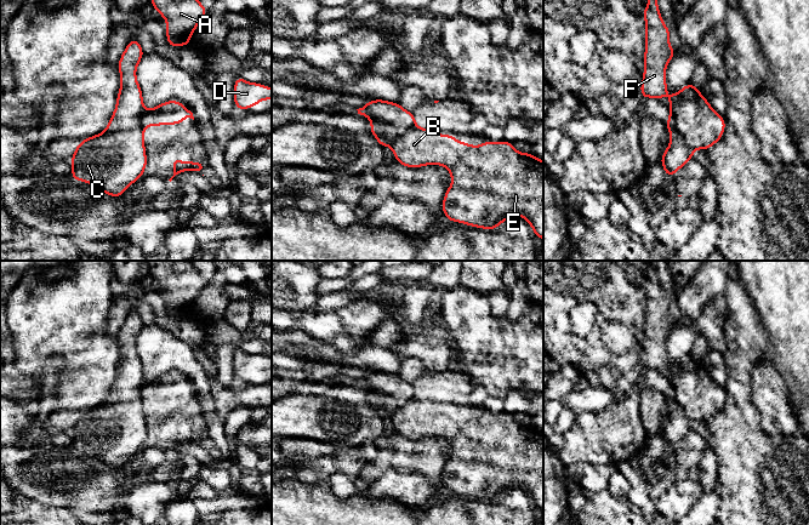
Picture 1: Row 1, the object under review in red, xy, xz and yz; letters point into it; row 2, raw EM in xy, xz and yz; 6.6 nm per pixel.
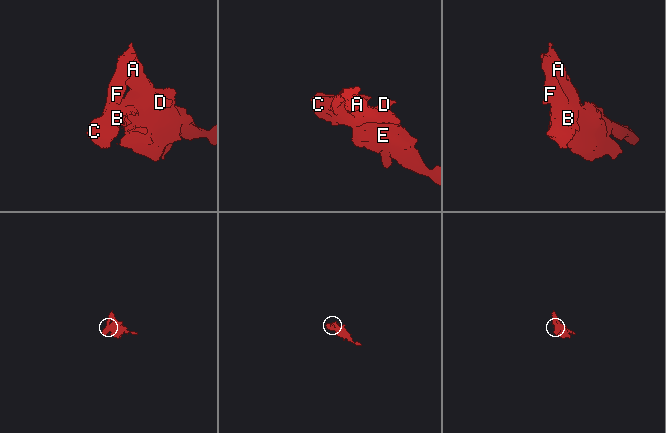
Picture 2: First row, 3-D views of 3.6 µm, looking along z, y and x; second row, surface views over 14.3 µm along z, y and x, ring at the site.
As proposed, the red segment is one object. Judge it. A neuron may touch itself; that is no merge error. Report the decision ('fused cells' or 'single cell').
fused cells

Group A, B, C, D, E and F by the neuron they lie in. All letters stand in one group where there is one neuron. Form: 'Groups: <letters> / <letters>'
Groups: A B D E / C F

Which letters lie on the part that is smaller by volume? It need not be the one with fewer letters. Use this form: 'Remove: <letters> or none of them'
Remove: C, F

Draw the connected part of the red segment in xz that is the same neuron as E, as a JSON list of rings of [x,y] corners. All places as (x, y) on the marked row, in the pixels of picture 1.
[[[414,115],[414,125],[406,129],[405,133],[397,137],[391,144],[395,161],[409,169],[418,169],[427,165],[440,165],[448,169],[451,175],[451,186],[446,189],[441,210],[445,215],[446,221],[452,221],[457,223],[463,223],[469,227],[477,227],[480,229],[495,230],[506,219],[514,216],[523,217],[532,228],[535,236],[543,240],[543,161],[531,153],[519,153],[514,149],[512,142],[500,141],[500,142],[483,142],[480,145],[471,145],[469,143],[457,141],[452,135],[439,135],[438,131],[431,129],[421,129],[416,125],[416,118]]]

